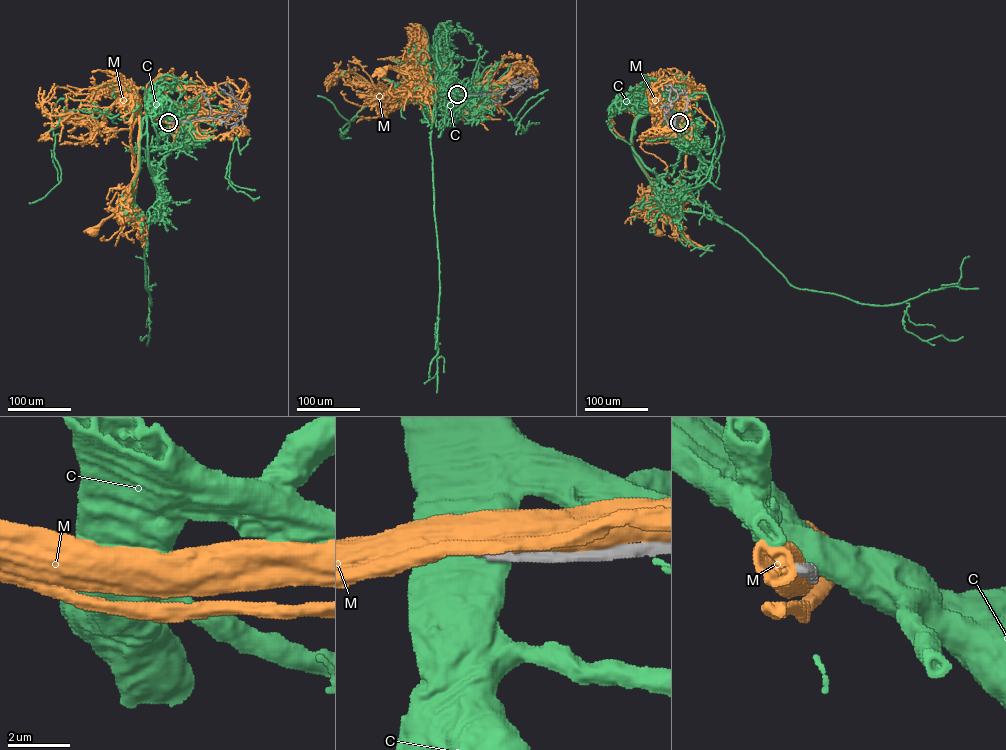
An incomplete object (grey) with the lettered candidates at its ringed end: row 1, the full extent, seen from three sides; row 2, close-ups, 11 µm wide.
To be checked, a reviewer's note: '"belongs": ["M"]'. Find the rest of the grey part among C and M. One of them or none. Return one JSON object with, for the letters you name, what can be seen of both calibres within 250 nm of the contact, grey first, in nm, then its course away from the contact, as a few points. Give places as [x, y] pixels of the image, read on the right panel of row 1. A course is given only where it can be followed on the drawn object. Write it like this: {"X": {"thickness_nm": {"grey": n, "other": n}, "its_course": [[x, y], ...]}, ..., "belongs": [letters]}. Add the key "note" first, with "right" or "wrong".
{"note": "wrong", "belongs": []}

